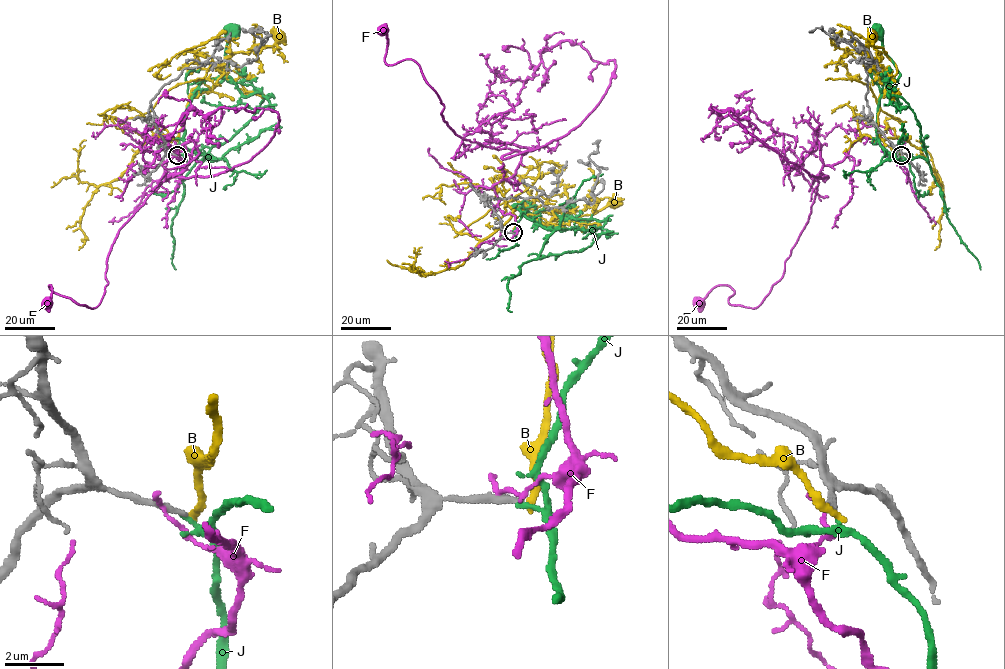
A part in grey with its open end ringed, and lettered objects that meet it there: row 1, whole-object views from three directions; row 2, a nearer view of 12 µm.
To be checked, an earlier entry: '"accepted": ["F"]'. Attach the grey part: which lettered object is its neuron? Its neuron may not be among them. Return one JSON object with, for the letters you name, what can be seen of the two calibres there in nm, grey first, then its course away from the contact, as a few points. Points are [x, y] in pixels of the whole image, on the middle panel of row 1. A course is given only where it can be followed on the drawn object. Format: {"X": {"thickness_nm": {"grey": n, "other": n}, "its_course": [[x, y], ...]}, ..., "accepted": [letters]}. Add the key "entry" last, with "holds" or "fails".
{"accepted": [], "entry": "fails"}

